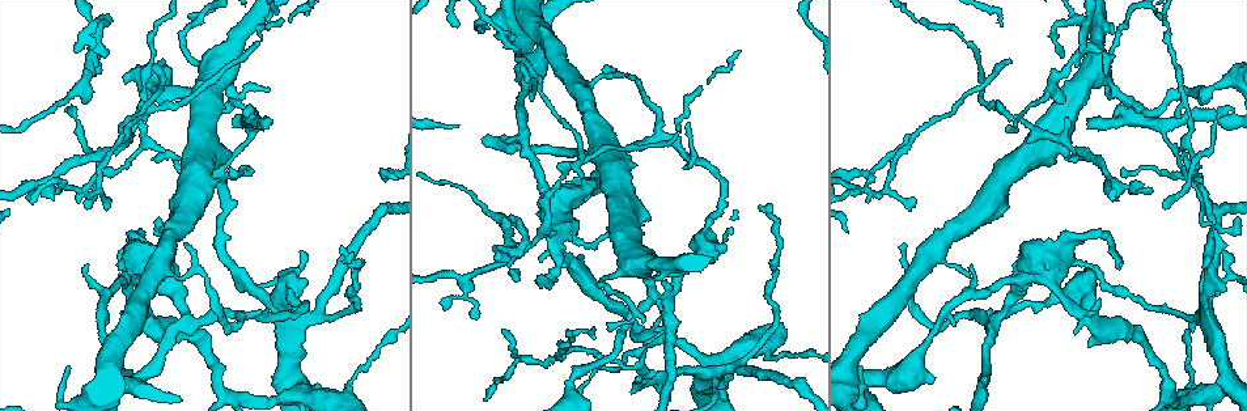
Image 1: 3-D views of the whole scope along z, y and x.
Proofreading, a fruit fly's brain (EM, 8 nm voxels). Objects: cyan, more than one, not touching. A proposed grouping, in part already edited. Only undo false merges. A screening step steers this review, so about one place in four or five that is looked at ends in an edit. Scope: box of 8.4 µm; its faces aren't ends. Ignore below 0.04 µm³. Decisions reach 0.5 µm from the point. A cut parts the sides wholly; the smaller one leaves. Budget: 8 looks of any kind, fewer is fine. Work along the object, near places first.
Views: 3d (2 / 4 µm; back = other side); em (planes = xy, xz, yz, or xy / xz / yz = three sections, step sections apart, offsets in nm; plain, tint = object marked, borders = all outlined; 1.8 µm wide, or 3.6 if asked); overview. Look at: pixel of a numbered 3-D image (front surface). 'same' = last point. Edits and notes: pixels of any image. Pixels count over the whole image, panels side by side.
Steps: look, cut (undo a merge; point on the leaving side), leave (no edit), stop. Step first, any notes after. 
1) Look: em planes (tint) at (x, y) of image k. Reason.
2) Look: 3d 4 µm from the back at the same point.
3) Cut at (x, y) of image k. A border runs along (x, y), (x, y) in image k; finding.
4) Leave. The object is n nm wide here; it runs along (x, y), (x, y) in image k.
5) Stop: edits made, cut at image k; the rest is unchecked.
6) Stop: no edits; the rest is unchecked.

Look: 3d 2 µm at (186, 316) of image 1. Calibre changes.

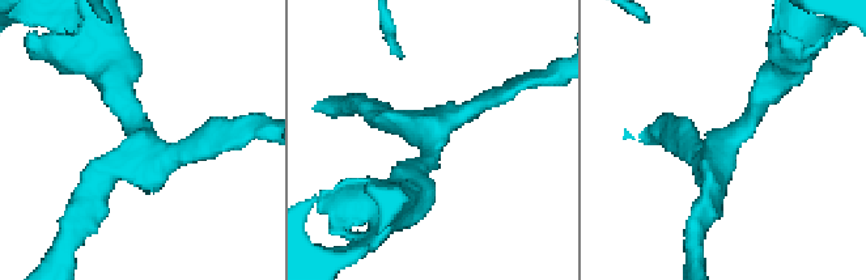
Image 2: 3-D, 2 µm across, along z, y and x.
Look: em planes (tint) at (140, 140) of image 2.

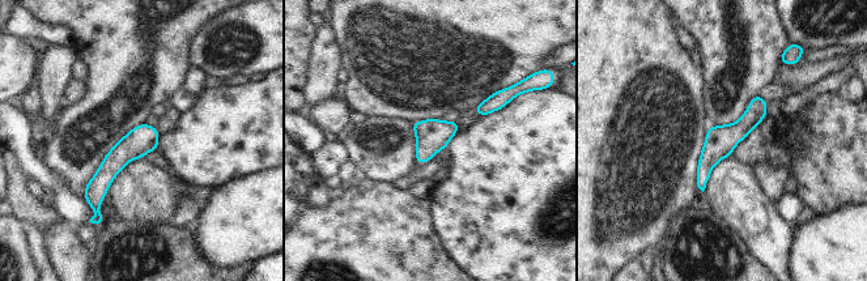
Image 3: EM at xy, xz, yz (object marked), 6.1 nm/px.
Leave. It runs along (764, 105), (708, 160), (701, 184) in image 3; continuous, no second cell.

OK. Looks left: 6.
Look: em planes (borders) at (117, 378) of image 1. A narrow waist.

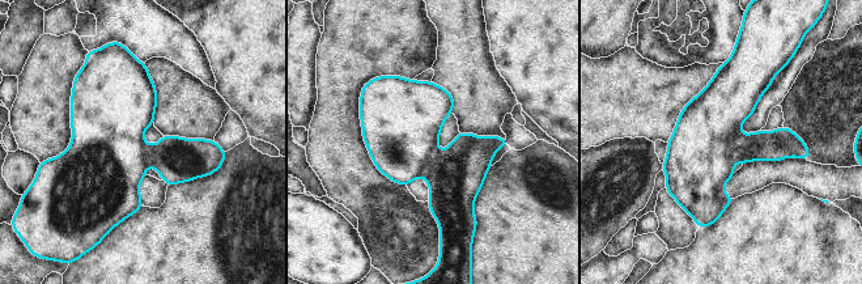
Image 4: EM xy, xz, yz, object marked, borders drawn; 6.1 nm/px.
Cut at (775, 145) of image 4. A border runs along (746, 135), (739, 148), (738, 161) in image 4; two cells meet here.

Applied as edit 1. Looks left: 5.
Look: overview. Redraw.

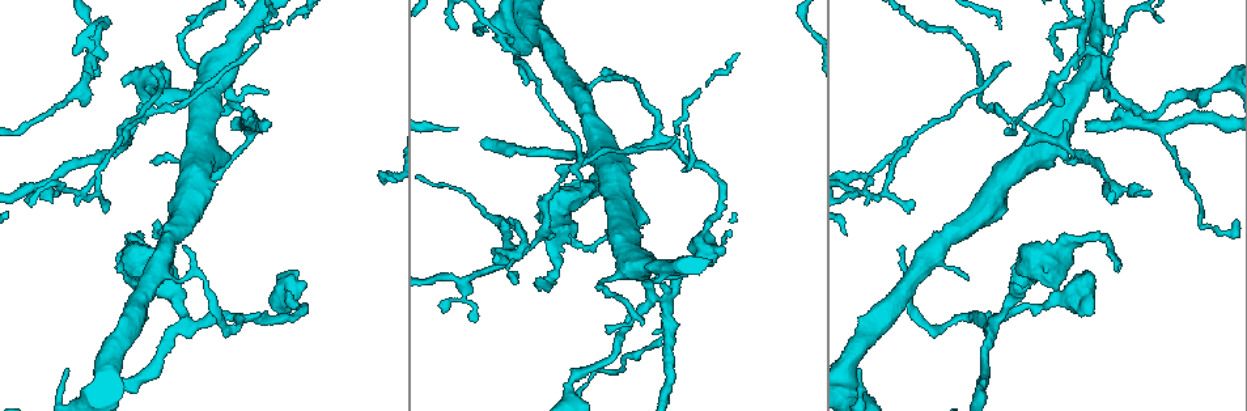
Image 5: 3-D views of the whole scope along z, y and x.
Look: em yz step 4 (tint) at (616, 77) of image 5. Abrupt turn.

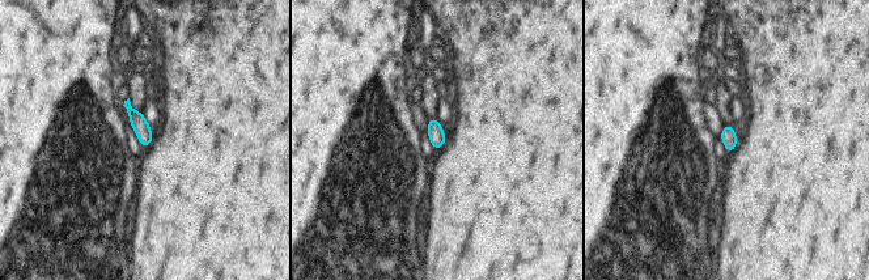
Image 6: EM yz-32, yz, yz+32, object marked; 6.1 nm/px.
Look: em planes (borders) at the same point. Another direction.

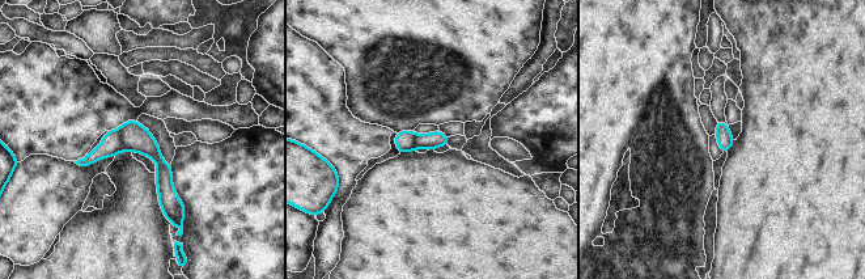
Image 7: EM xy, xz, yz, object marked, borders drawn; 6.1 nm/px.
Cut at (135, 138) of image 7. The part that leaves runs along (127, 125), (161, 163), (165, 191), (179, 207) in image 7; a second cell is stuck on.

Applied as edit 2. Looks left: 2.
Stop: edits made, cut at image 4, cut at image 7; the rest is unchecked.

